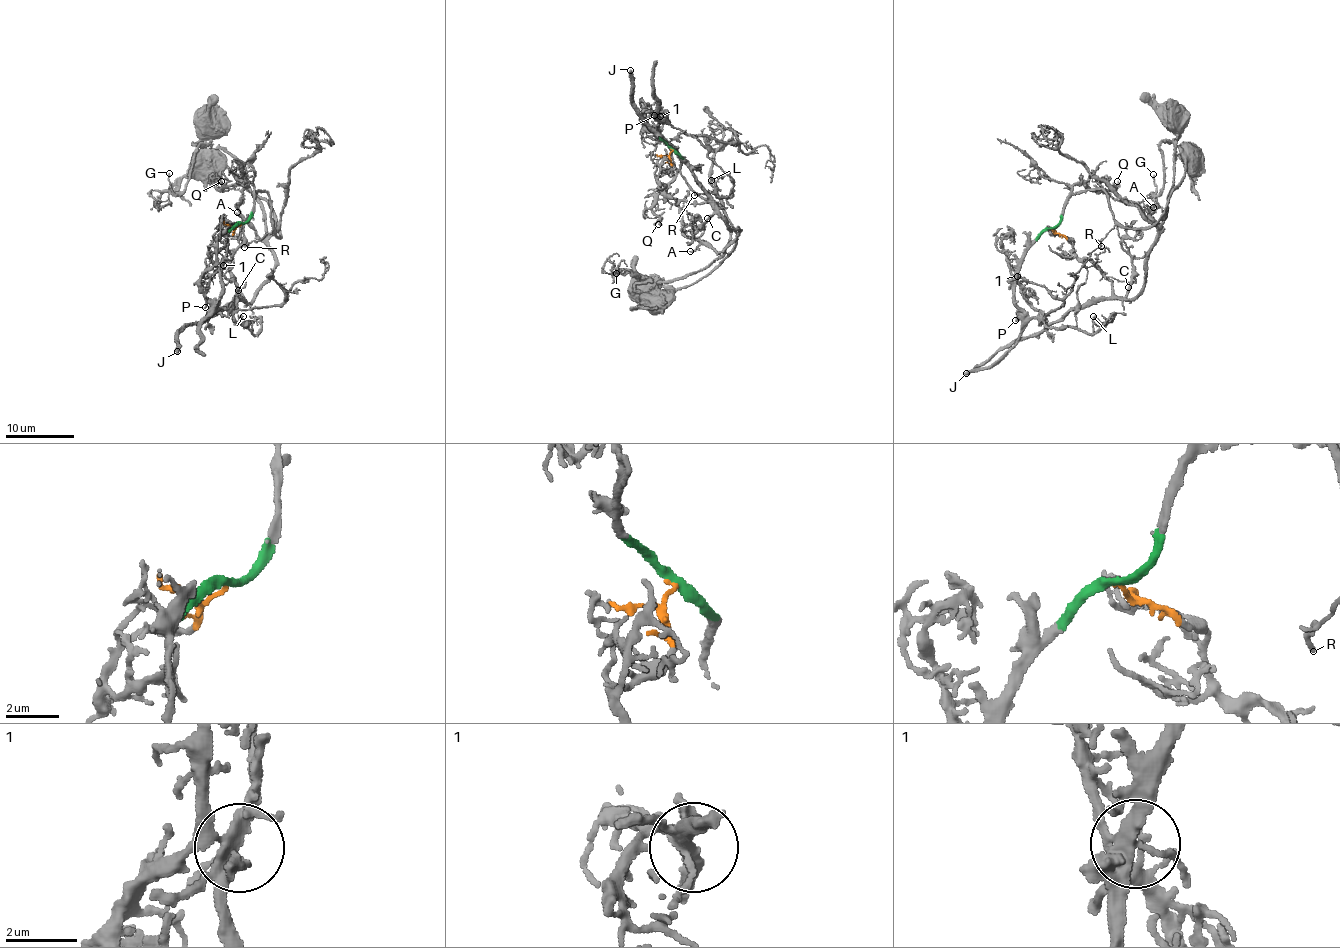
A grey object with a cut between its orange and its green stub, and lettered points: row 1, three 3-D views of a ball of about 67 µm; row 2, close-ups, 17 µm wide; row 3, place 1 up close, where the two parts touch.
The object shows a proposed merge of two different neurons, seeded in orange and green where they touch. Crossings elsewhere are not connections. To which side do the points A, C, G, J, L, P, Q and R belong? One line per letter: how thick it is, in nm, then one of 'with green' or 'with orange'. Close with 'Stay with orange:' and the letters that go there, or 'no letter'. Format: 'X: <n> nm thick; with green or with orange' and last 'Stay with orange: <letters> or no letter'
A: 190 nm thick; with orange
C: 240 nm thick; with orange
G: 160 nm thick; with orange
J: 320 nm thick; with orange
L: 240 nm thick; with green
P: 280 nm thick; with green
Q: 160 nm thick; with green
R: 160 nm thick; with green
Stay with orange: A, C, G, J

